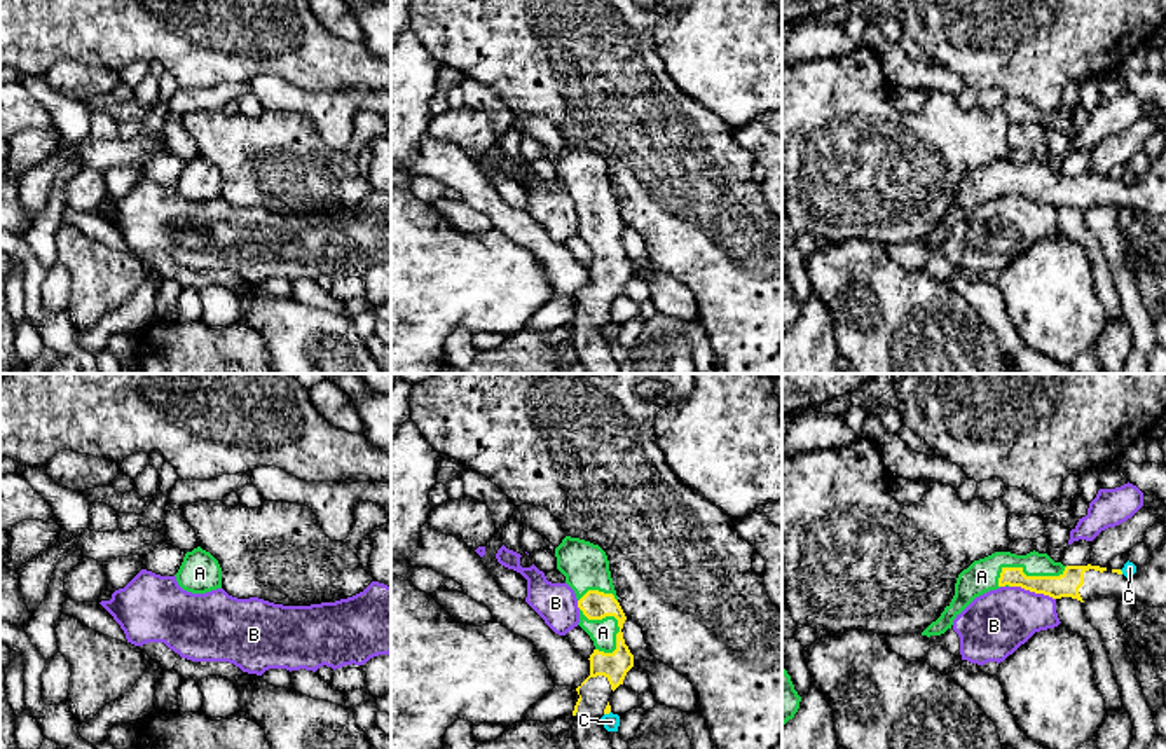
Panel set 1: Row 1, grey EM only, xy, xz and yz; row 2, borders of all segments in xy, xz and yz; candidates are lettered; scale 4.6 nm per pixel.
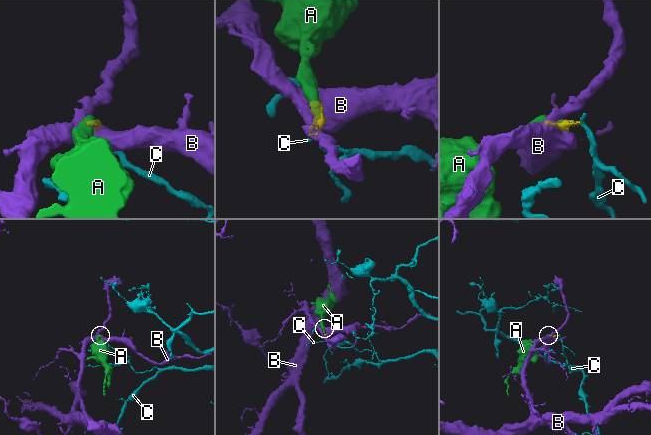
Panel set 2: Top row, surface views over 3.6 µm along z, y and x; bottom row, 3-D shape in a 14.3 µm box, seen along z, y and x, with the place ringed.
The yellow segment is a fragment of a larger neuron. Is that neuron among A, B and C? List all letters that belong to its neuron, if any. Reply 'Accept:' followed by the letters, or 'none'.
Accept: A

